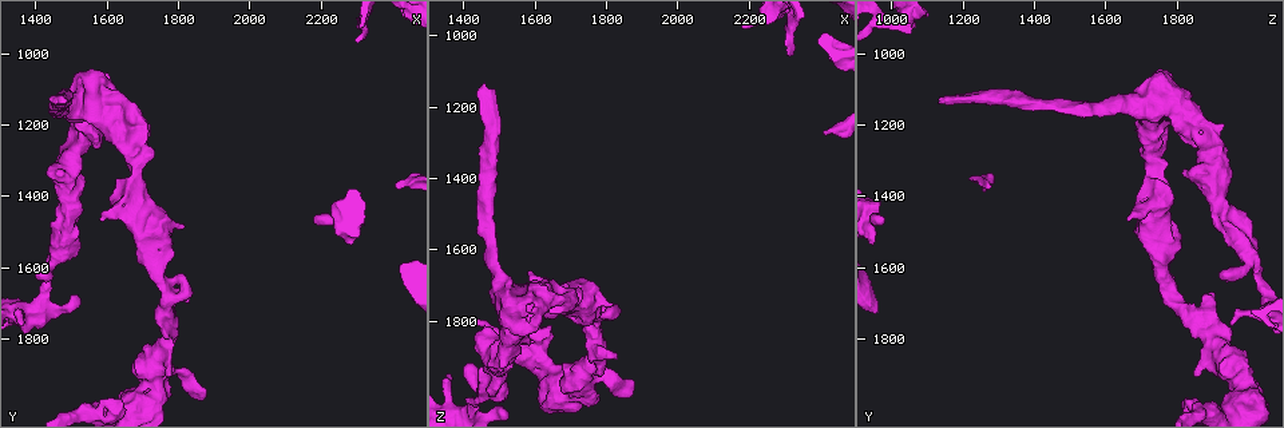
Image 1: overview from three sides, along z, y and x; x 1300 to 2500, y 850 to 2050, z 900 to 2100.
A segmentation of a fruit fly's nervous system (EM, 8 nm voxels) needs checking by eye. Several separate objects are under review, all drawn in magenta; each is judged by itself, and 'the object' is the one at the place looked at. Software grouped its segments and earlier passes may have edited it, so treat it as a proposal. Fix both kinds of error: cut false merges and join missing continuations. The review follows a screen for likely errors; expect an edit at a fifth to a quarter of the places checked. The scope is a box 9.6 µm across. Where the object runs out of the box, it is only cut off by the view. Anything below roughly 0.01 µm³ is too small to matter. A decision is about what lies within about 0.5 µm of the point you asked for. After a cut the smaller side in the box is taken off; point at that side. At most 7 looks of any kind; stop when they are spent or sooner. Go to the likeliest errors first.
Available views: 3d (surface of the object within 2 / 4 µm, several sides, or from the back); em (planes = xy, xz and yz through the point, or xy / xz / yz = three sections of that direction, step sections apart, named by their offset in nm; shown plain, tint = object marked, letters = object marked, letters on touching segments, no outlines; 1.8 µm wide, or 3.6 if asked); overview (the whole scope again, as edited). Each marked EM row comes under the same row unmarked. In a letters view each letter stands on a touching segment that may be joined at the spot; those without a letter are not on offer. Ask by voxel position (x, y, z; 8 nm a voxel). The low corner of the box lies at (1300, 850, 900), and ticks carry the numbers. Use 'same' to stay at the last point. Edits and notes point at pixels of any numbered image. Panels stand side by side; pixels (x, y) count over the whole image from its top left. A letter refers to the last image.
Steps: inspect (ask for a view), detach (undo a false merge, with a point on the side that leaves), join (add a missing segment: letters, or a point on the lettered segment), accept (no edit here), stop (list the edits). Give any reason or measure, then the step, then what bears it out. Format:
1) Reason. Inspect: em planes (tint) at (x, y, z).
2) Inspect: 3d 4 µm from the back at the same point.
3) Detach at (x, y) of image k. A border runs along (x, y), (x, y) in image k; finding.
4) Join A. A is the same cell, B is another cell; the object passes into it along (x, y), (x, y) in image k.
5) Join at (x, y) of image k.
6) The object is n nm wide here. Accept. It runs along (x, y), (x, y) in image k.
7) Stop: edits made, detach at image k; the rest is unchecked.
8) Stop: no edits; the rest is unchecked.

Branch stops here. Inspect: 3d 2 µm at (2410, 1370, 1270).

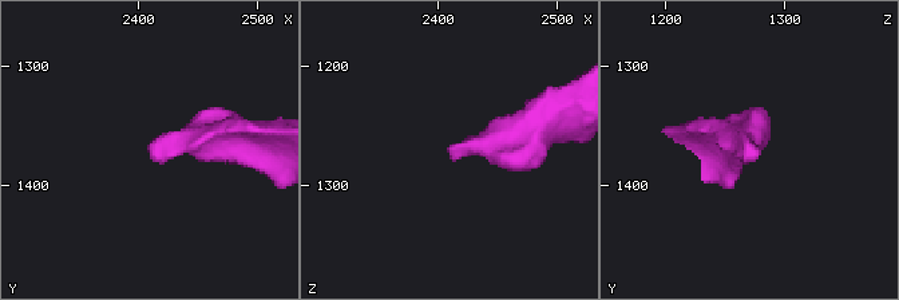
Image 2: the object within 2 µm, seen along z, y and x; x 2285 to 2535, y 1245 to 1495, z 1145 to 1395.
Inspect: em planes (letters) at (2412, 1376, 1276).

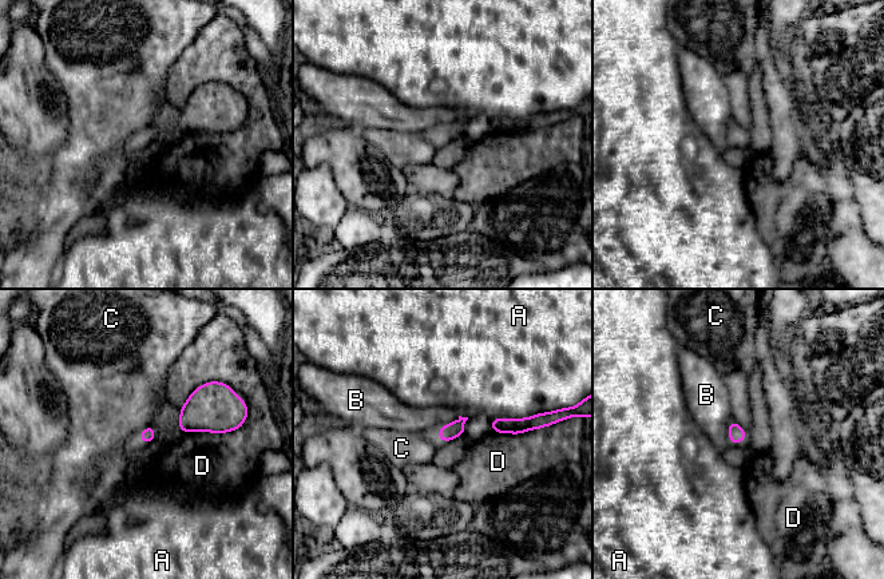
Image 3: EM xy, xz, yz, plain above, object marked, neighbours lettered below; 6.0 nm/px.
Accept. A, B, C and D are other cells; a border runs along (149, 424), (141, 432), (138, 441) in image 3; none of them fits.

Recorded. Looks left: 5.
Long arm stops here. Inspect: 3d 4 µm at (1450, 1130, 1140).

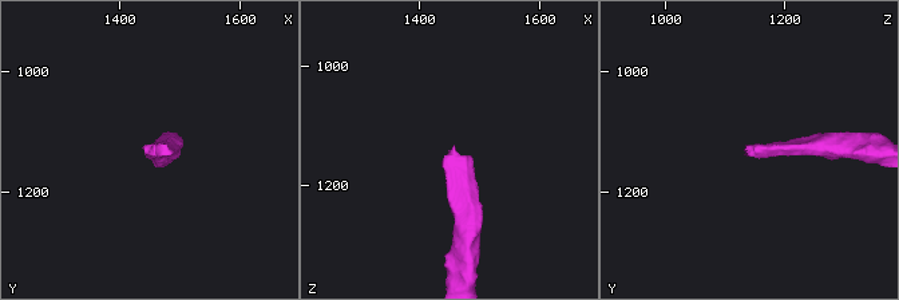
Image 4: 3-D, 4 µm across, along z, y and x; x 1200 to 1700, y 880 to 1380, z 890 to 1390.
Need the tissue. Inspect: em planes (letters) at (1455, 1135, 1140).

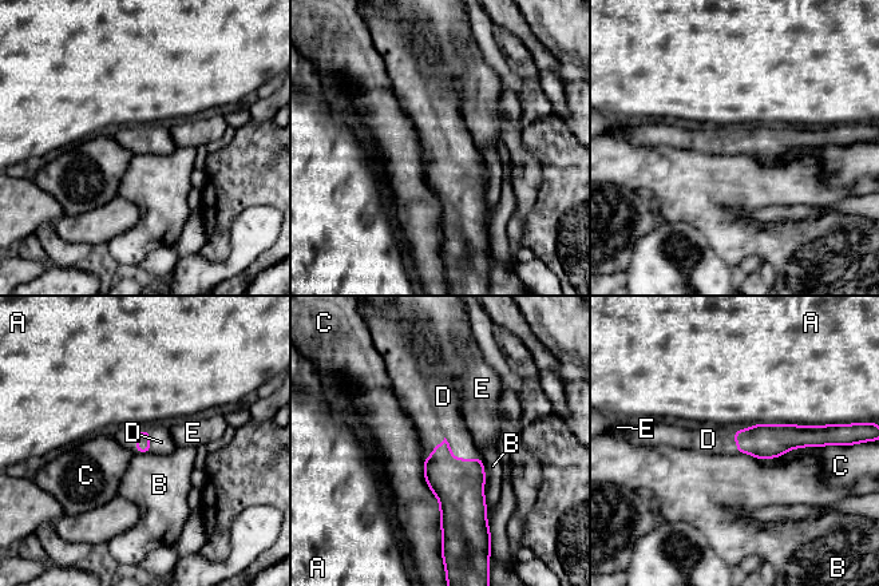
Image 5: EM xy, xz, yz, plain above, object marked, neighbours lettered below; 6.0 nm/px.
Join D. D is the same cell, A, B, C and E are other cells; the neuron continues.

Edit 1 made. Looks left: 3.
Redraw. Inspect: overview.

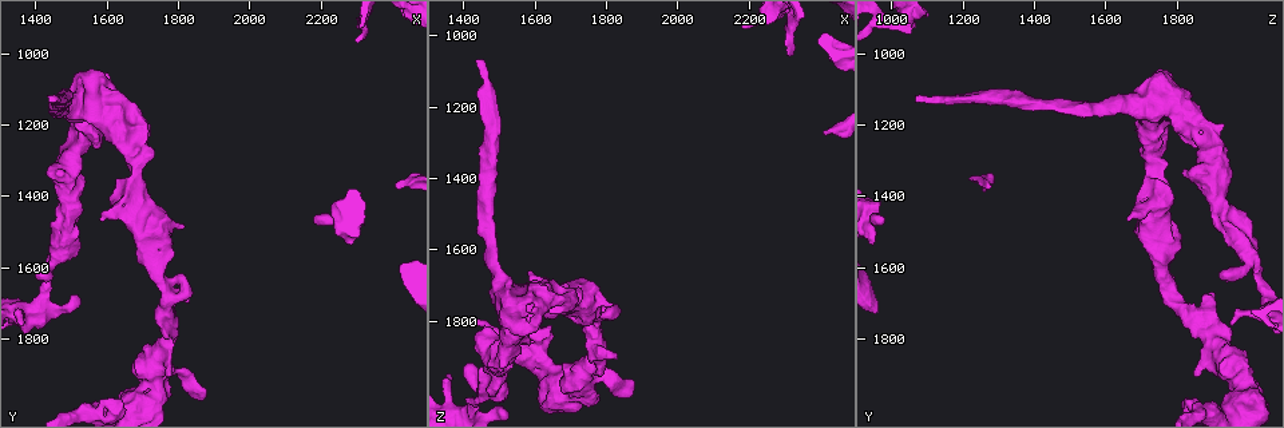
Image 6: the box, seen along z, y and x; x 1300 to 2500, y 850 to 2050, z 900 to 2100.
A narrow waist. Inspect: 3d 4 µm at (1760, 1890, 1960).

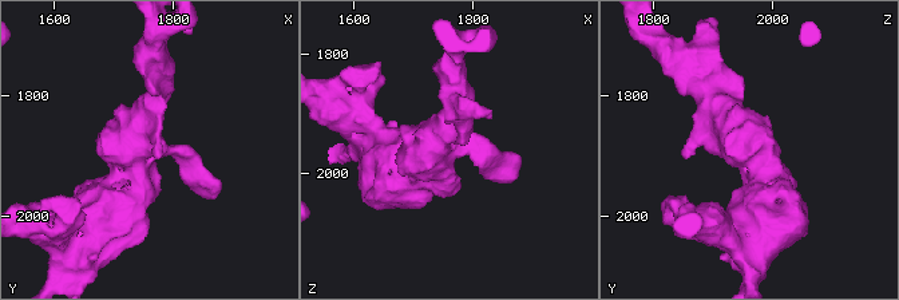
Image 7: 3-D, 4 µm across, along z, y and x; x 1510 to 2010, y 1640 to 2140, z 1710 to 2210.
4 arms meet here. Inspect: em planes (letters) at (1755, 1890, 1960).

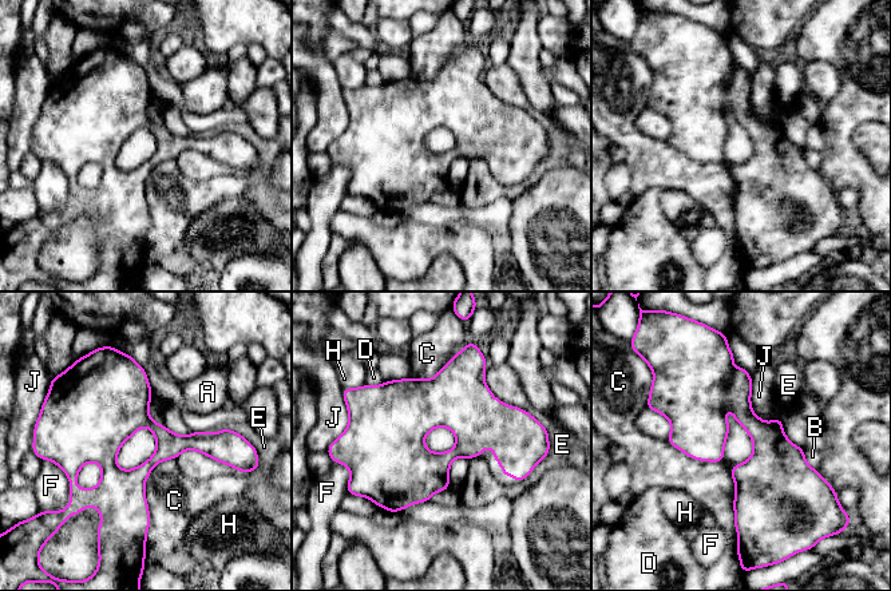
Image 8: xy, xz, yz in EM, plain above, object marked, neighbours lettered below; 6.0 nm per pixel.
The longest contact is with C, 500 nm. Accept. A, B, C, D, E, F, H and J are other cells; continuous, no second neuron.

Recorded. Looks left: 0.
Stop: edits made, join at image 5; the rest is unchecked.

